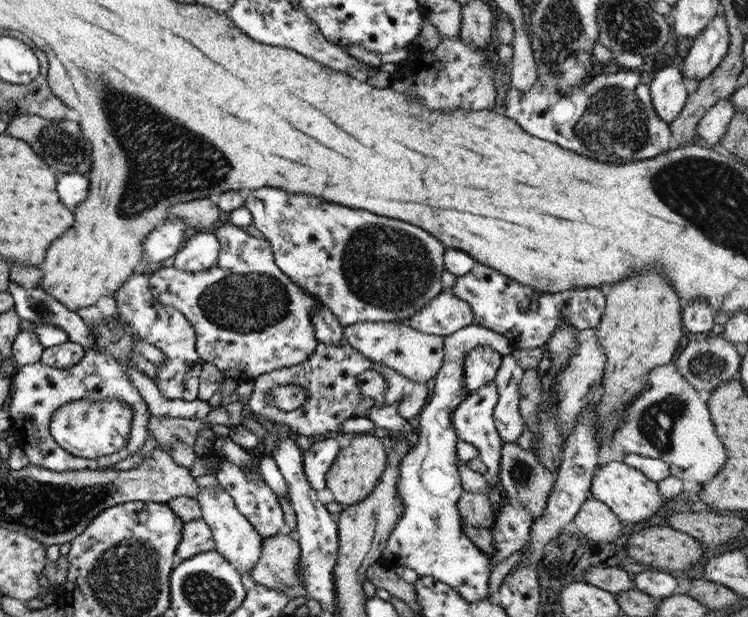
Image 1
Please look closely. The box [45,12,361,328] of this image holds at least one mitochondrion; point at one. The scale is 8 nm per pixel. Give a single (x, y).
(158, 169)

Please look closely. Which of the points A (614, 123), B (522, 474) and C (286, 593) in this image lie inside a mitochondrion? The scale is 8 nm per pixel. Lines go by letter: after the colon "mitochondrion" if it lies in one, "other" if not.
A: mitochondrion
B: mitochondrion
C: other

